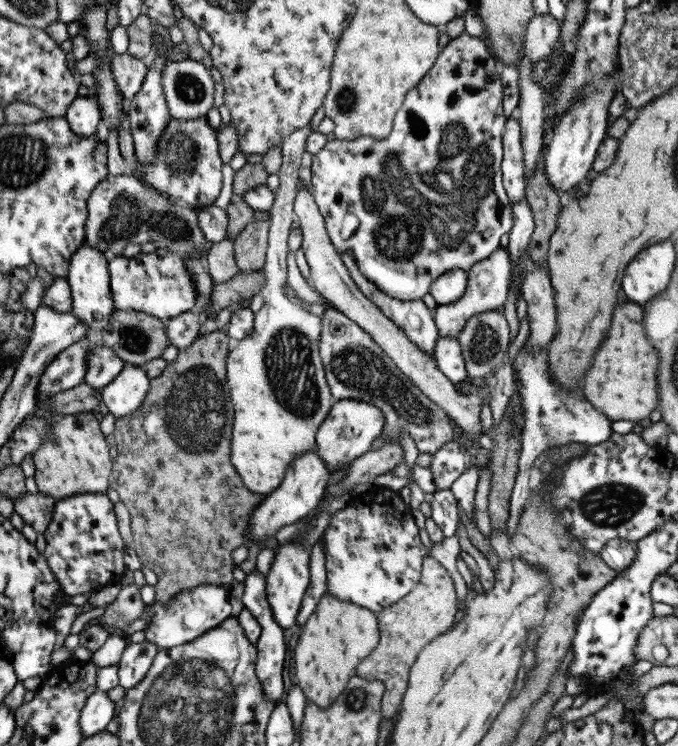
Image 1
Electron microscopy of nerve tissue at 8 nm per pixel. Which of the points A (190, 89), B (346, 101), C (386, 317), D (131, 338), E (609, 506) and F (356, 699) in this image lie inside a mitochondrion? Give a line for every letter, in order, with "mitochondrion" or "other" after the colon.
A: mitochondrion
B: mitochondrion
C: other
D: mitochondrion
E: mitochondrion
F: mitochondrion

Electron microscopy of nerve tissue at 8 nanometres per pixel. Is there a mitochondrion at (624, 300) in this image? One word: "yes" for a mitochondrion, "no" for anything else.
no

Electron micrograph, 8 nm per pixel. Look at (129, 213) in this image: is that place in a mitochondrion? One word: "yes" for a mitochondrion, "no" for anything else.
yes

